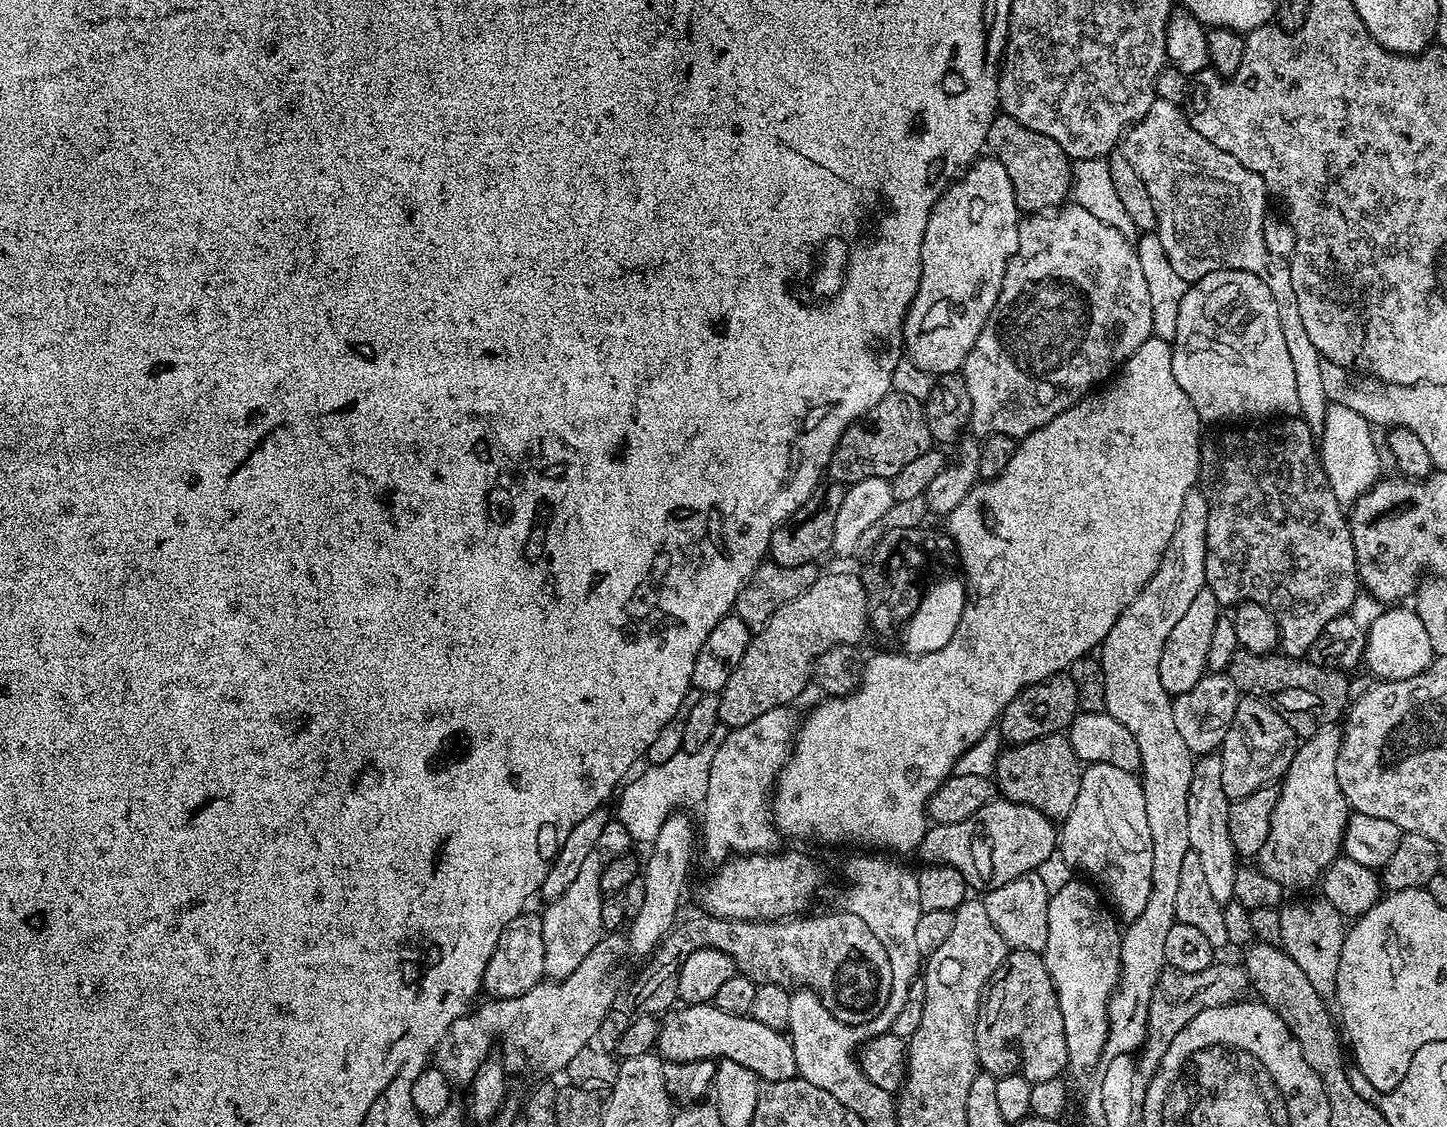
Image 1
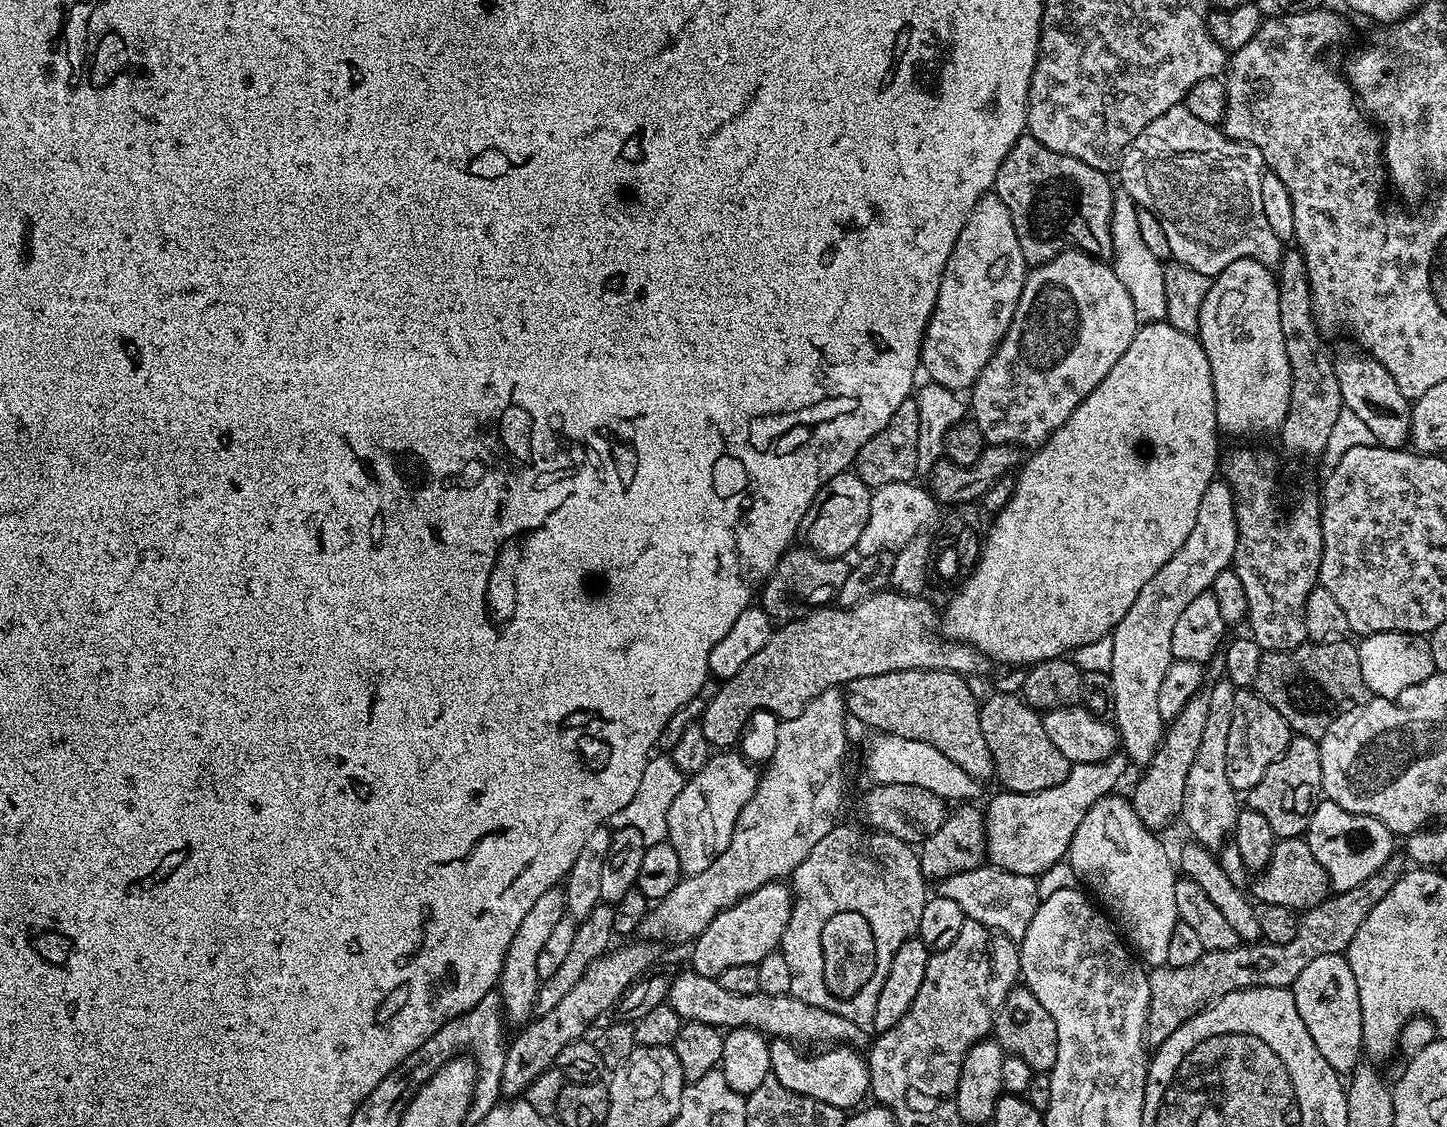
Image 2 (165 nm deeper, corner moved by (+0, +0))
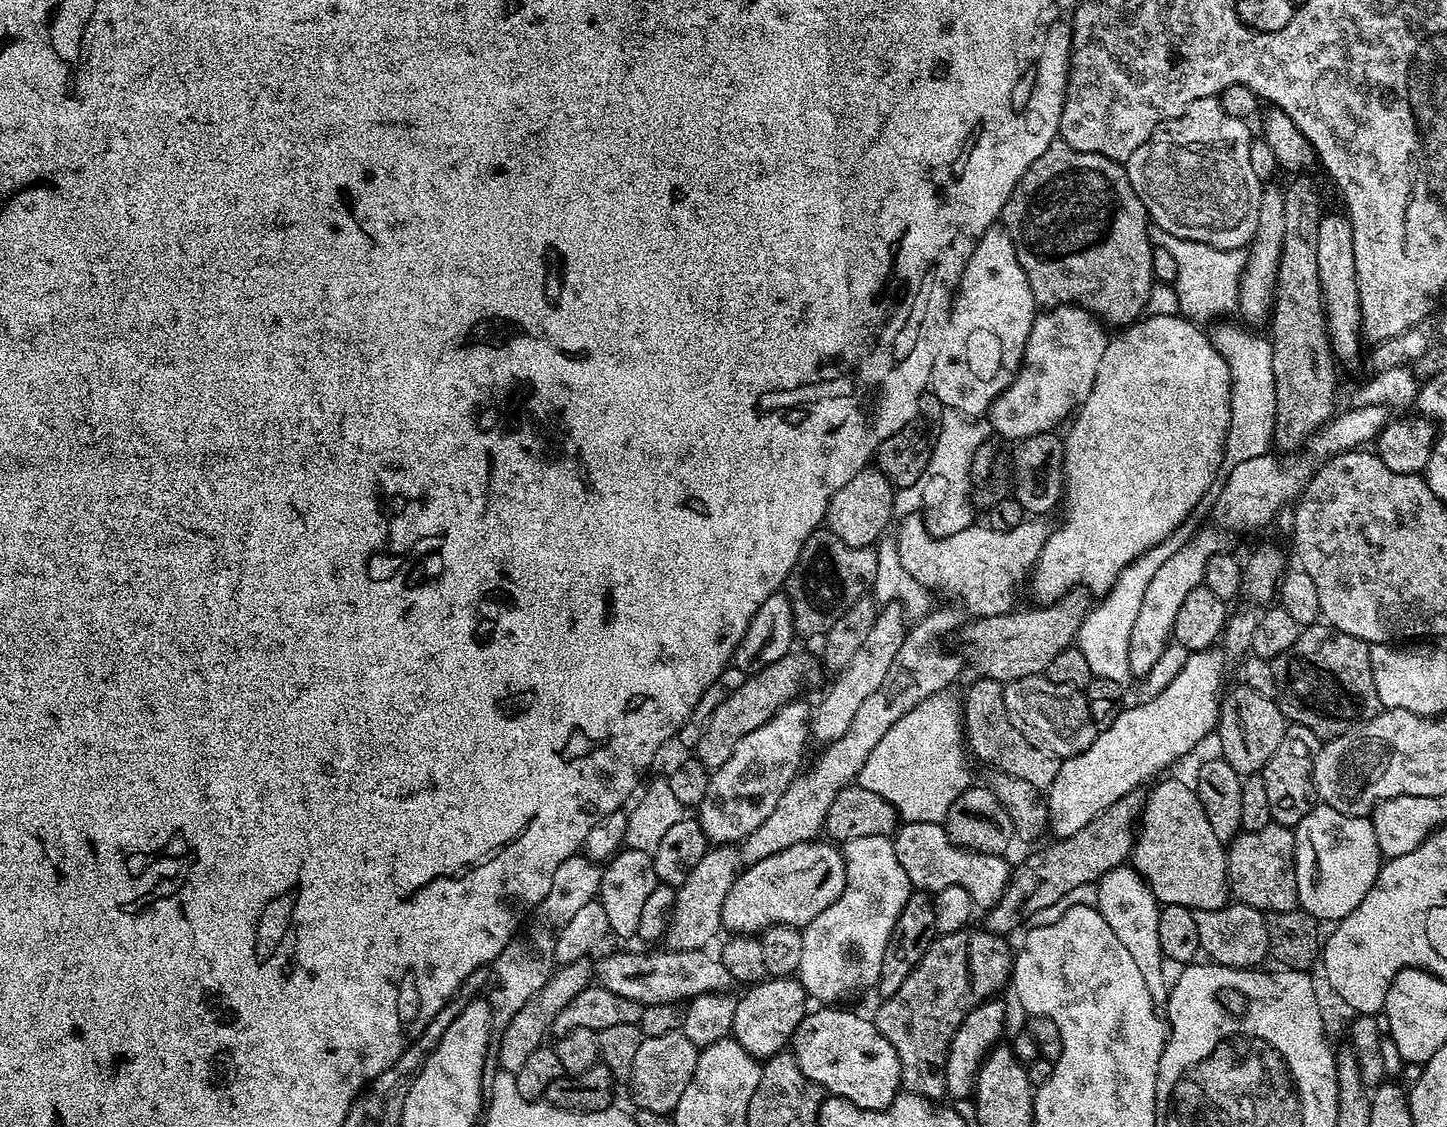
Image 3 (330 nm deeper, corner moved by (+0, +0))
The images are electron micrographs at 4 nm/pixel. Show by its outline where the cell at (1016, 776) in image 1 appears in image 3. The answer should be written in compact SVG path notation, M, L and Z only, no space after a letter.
M976 678L976 681L969 686L968 693L962 696L962 736L971 755L973 752L982 763L989 764L989 769L1005 772L1014 778L1022 778L1022 782L1030 782L1030 786L1041 790L1049 788L1054 782L1054 778L1058 778L1060 760L1051 756L1049 752L1038 750L1038 746L1026 742L1026 738L1022 738L1022 734L1018 734L1018 730L1014 730L1014 726L1006 714L1004 684L999 680Z

